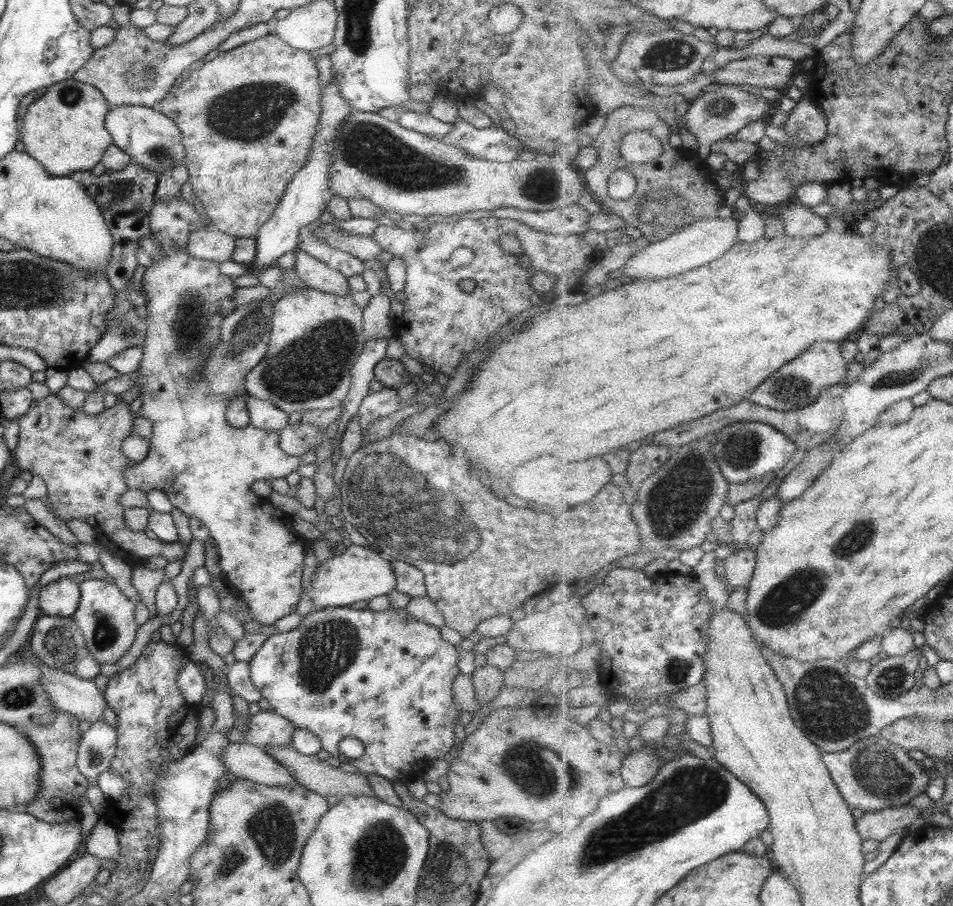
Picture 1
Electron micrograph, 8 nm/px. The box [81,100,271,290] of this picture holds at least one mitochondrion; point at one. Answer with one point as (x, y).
(159, 154)

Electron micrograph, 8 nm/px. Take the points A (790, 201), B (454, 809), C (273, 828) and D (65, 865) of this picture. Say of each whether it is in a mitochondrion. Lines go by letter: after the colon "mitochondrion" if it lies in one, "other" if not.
A: other
B: other
C: mitochondrion
D: other

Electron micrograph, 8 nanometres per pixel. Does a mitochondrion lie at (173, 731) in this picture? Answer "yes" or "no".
no

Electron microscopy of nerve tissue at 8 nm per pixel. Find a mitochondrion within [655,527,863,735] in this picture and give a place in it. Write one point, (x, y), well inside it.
(797, 605)

